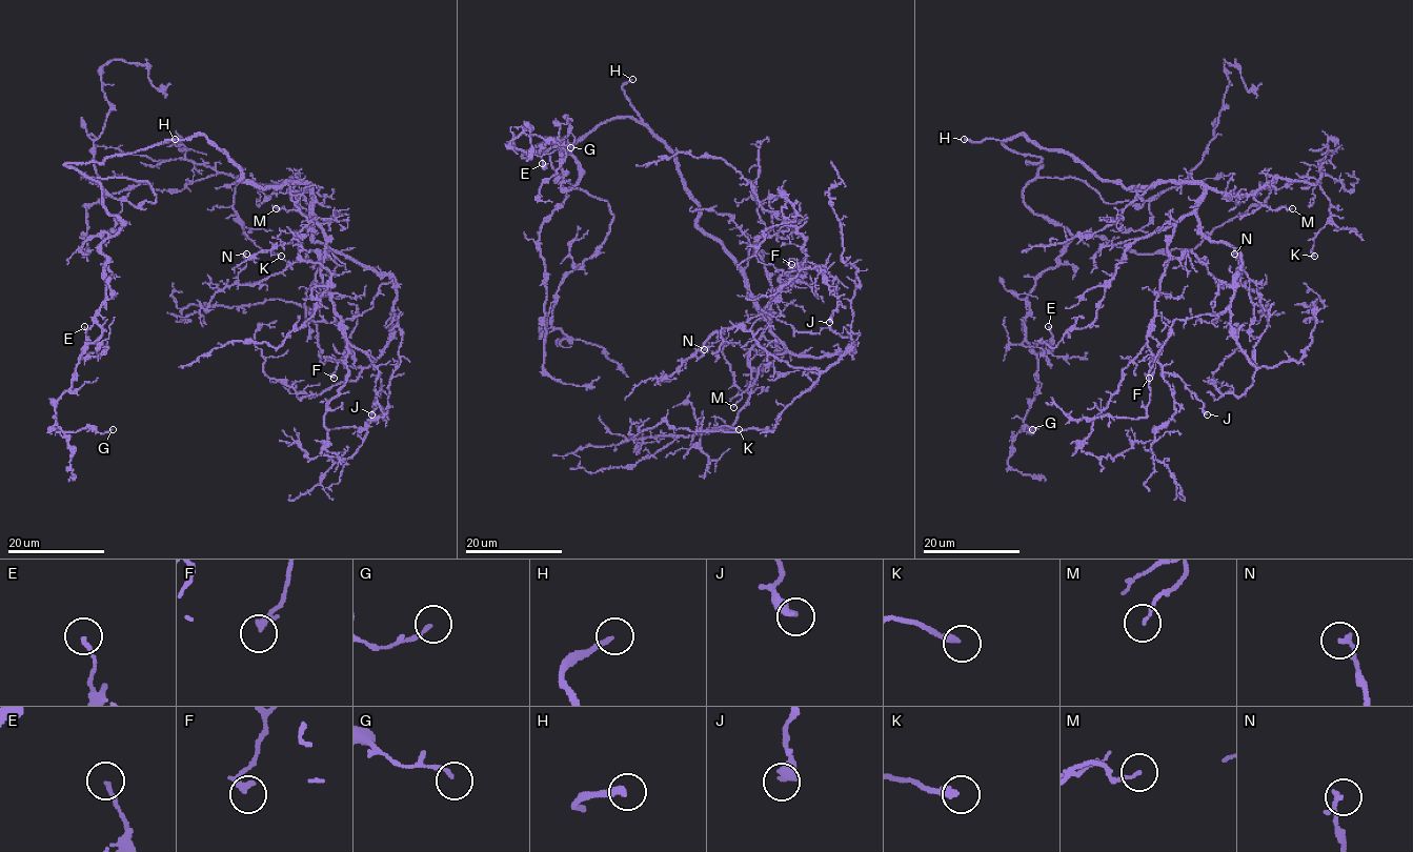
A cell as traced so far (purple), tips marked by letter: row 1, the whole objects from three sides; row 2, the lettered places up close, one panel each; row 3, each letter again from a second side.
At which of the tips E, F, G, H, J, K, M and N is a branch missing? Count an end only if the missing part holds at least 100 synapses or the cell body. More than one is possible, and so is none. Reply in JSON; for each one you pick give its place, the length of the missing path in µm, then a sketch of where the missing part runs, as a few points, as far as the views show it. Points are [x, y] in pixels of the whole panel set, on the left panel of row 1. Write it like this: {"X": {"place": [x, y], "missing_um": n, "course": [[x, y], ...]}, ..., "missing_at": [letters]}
{"H": {"place": [175, 139], "missing_um": 15, "course": [[175, 139], [182, 140], [189, 136], [205, 155]]}, "missing_at": ["H"]}

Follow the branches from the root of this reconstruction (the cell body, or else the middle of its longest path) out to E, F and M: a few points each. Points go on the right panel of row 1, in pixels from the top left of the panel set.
E: (1080, 162), (1002, 141), (1041, 159), (1023, 201), (1072, 236), (1028, 296), (1036, 353), (1048, 326)
F: (1080, 162), (1126, 187), (1196, 182), (1204, 189), (1168, 246), (1150, 331), (1163, 351), (1149, 378)
M: (1080, 162), (1101, 178), (1117, 180), (1126, 187), (1200, 182), (1222, 193), (1252, 195), (1271, 209), (1292, 208)

